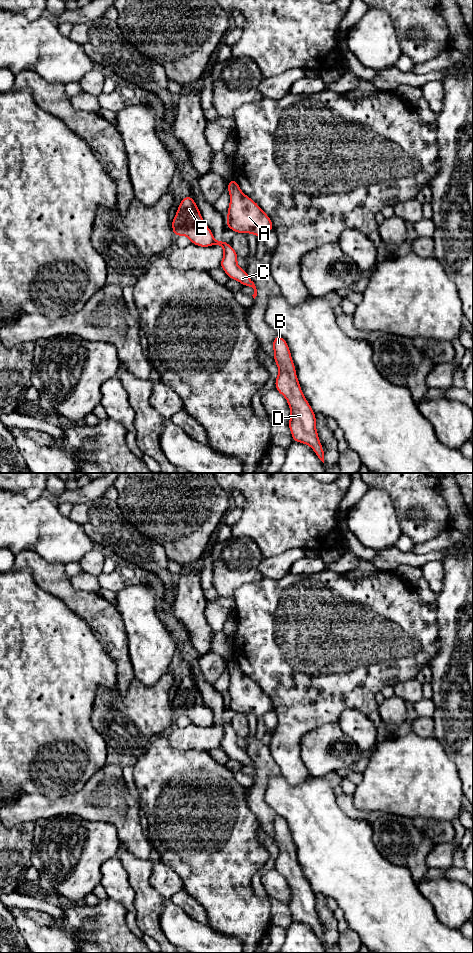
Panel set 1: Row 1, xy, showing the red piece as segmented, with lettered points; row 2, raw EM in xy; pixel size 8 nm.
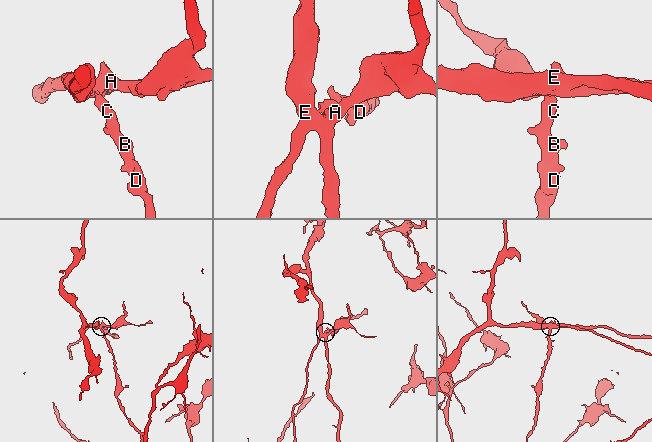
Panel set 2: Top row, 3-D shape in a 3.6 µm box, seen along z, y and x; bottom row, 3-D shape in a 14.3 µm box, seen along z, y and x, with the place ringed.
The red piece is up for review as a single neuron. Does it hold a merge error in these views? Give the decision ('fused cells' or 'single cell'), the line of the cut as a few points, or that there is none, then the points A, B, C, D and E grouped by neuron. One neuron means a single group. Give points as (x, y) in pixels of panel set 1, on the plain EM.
fused cells; cut in xy along (213, 720), (214, 723); A E / B C D

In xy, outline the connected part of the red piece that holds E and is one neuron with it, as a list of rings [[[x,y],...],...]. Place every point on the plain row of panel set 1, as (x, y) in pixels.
[[[186,676],[180,681],[171,704],[175,717],[185,715],[192,724],[203,728],[214,724],[213,713],[204,703],[201,693],[191,676]]]

